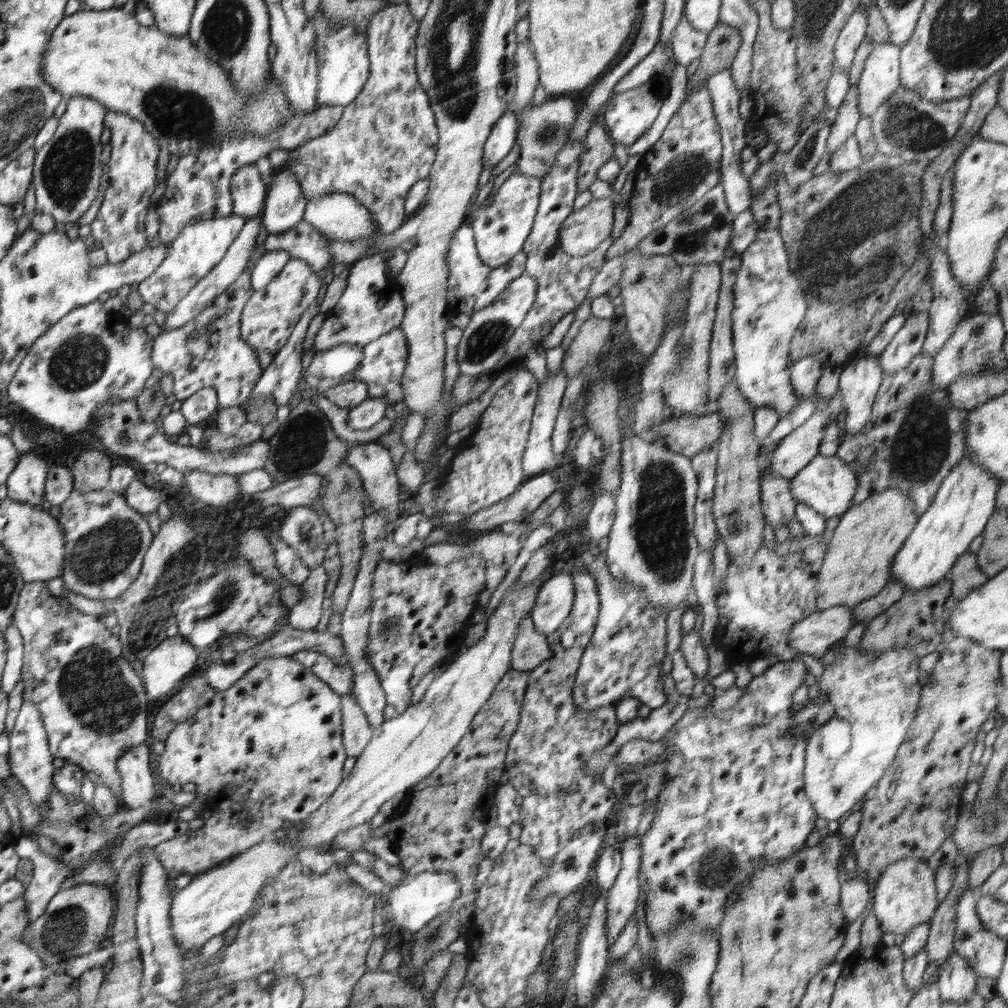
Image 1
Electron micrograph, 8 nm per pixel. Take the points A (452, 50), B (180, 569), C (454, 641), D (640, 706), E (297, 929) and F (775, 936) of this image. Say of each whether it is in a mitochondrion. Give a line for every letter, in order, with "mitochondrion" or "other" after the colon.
A: mitochondrion
B: mitochondrion
C: other
D: other
E: mitochondrion
F: other

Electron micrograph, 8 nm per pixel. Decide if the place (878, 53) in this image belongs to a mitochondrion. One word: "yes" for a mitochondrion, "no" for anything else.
no

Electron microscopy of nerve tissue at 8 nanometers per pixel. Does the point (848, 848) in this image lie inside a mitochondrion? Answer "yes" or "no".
no

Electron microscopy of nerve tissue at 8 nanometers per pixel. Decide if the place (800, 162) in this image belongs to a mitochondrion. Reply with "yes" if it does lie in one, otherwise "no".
yes

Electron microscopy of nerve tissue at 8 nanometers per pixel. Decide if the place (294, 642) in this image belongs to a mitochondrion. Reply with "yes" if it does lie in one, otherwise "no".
no

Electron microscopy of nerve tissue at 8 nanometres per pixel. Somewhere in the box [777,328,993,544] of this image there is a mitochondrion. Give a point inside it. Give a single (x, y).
(921, 446)

